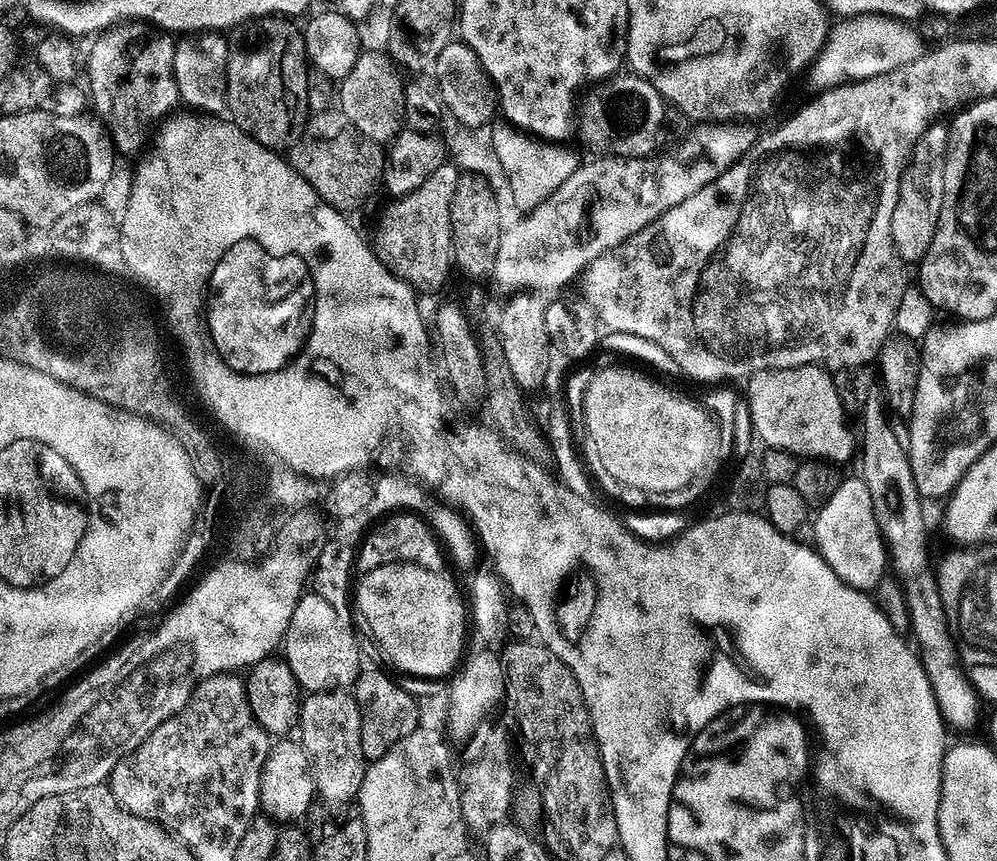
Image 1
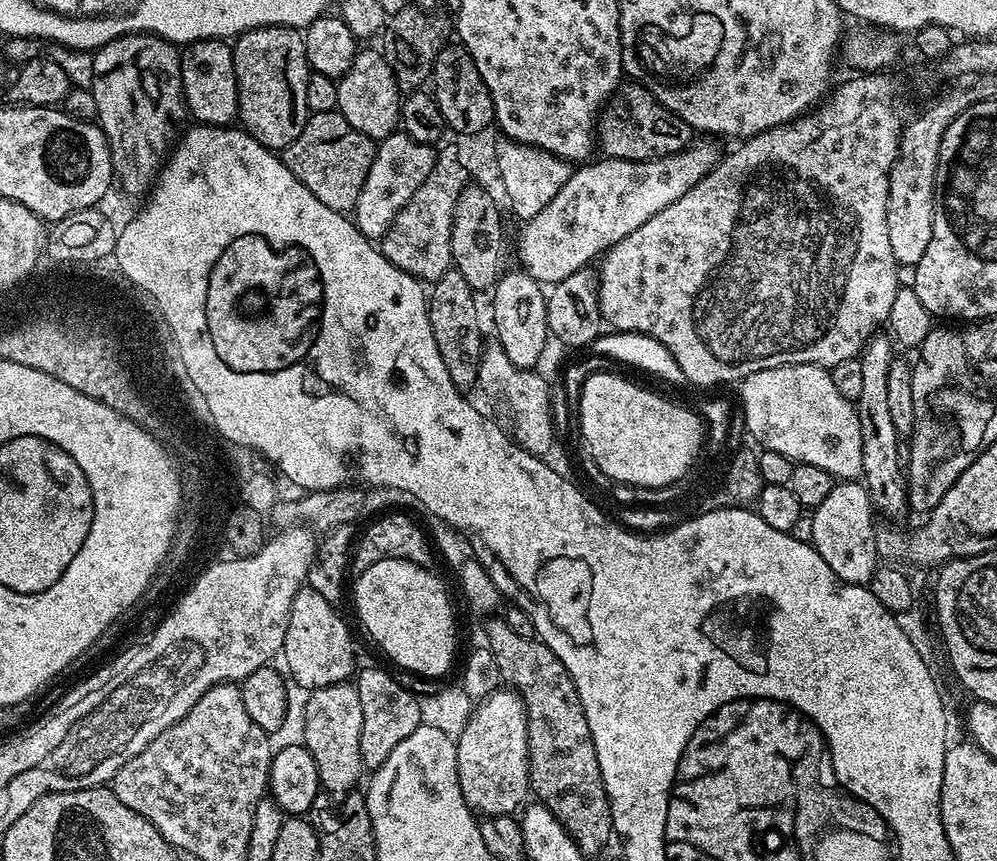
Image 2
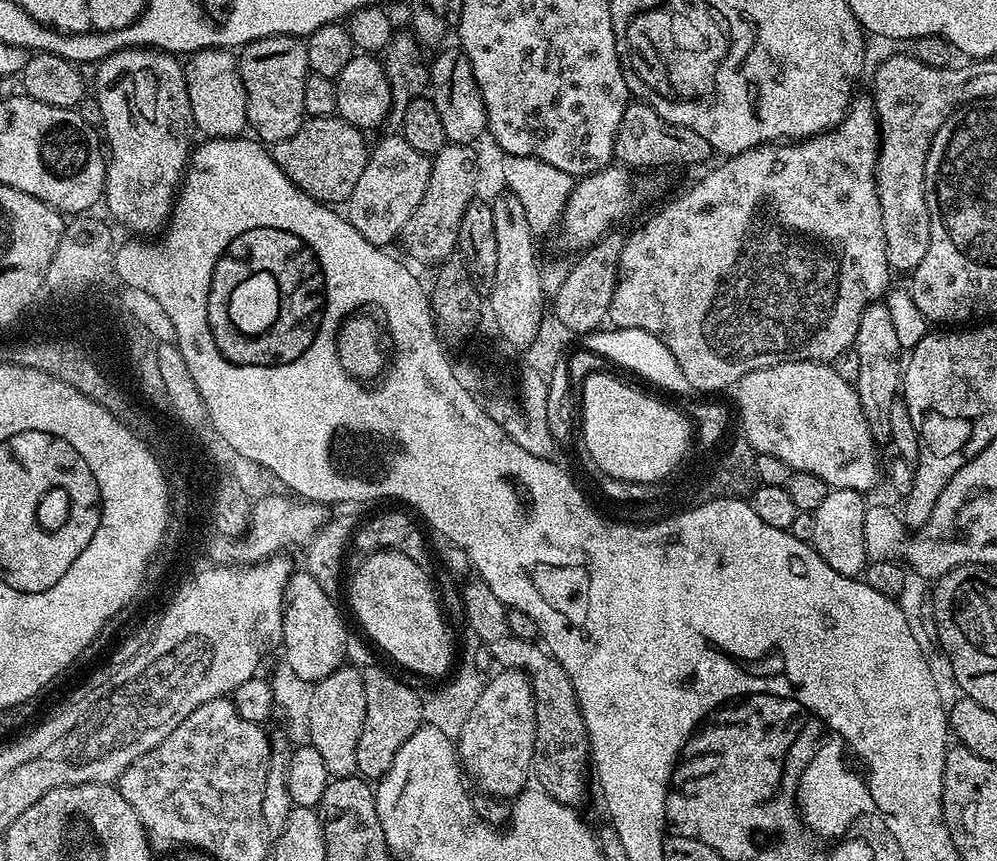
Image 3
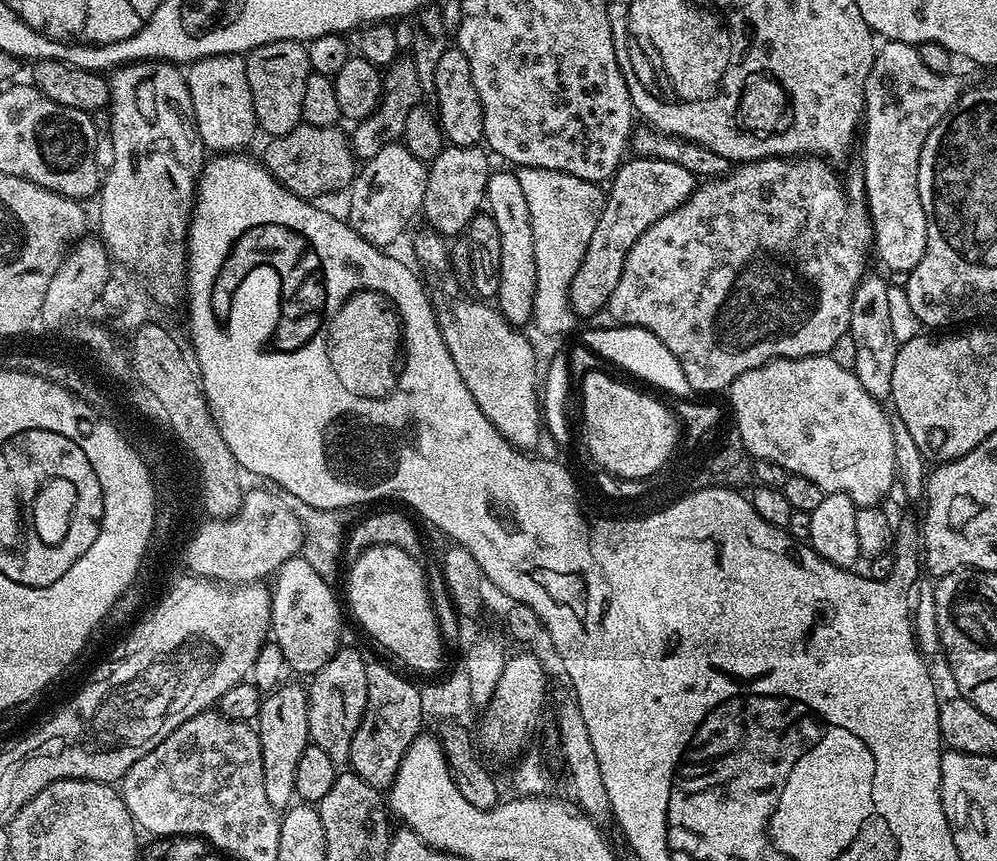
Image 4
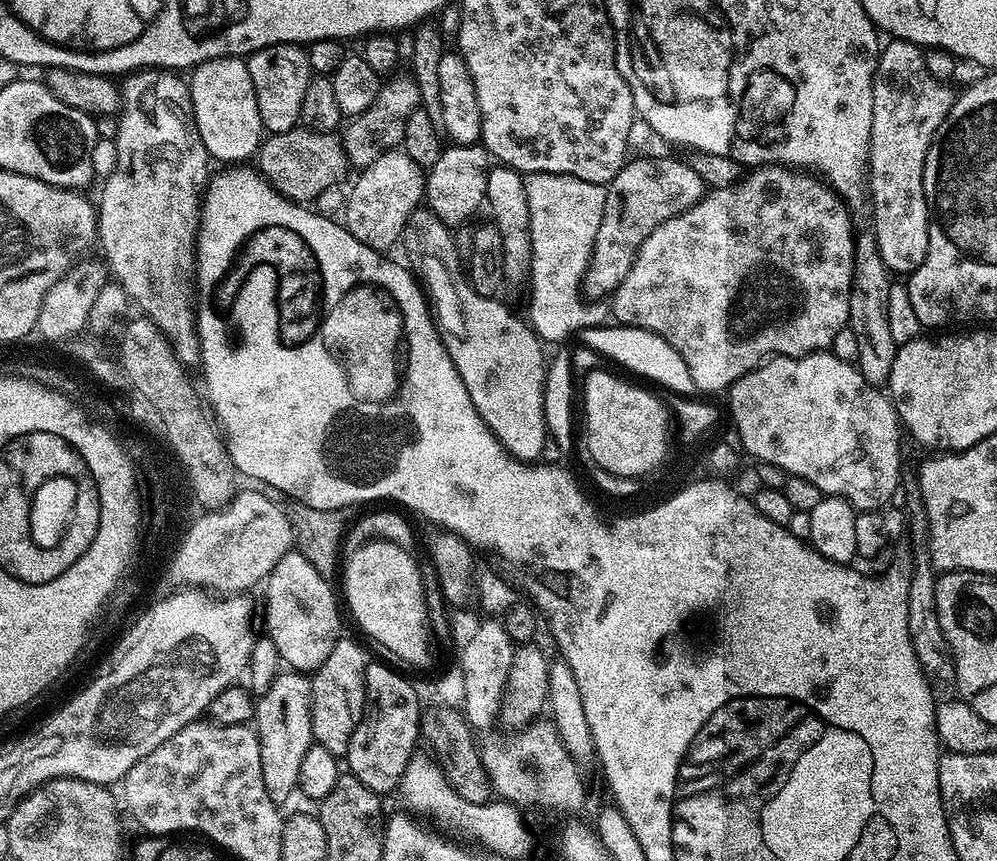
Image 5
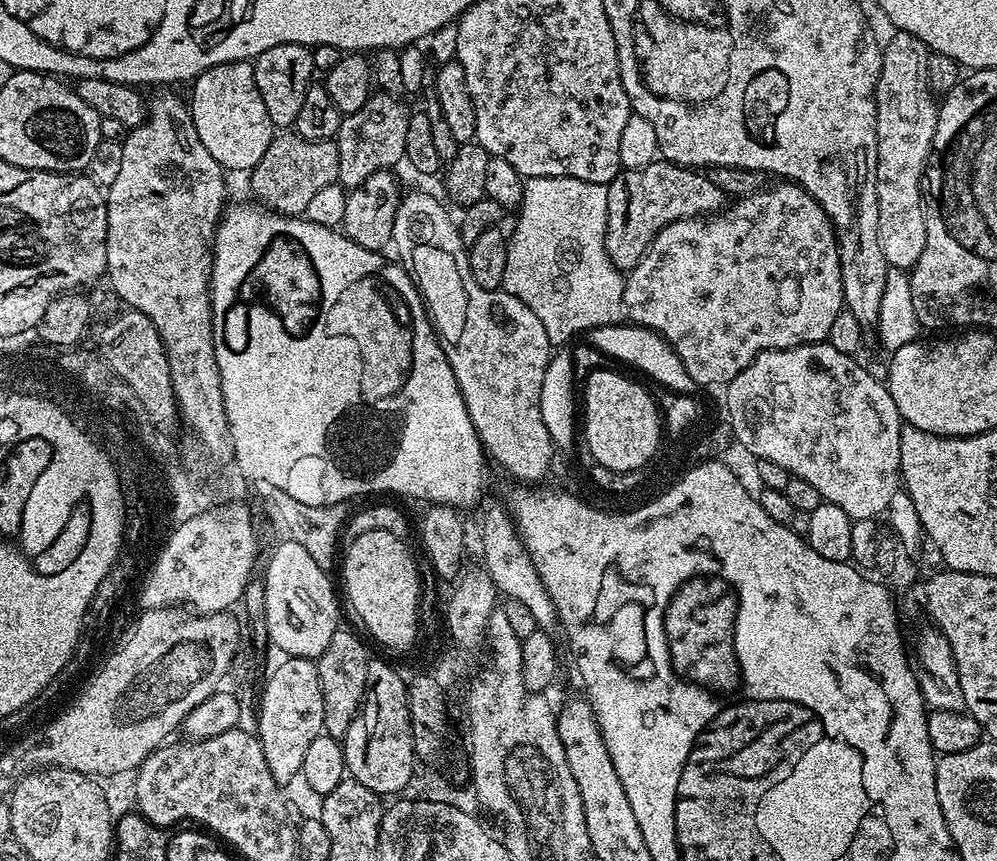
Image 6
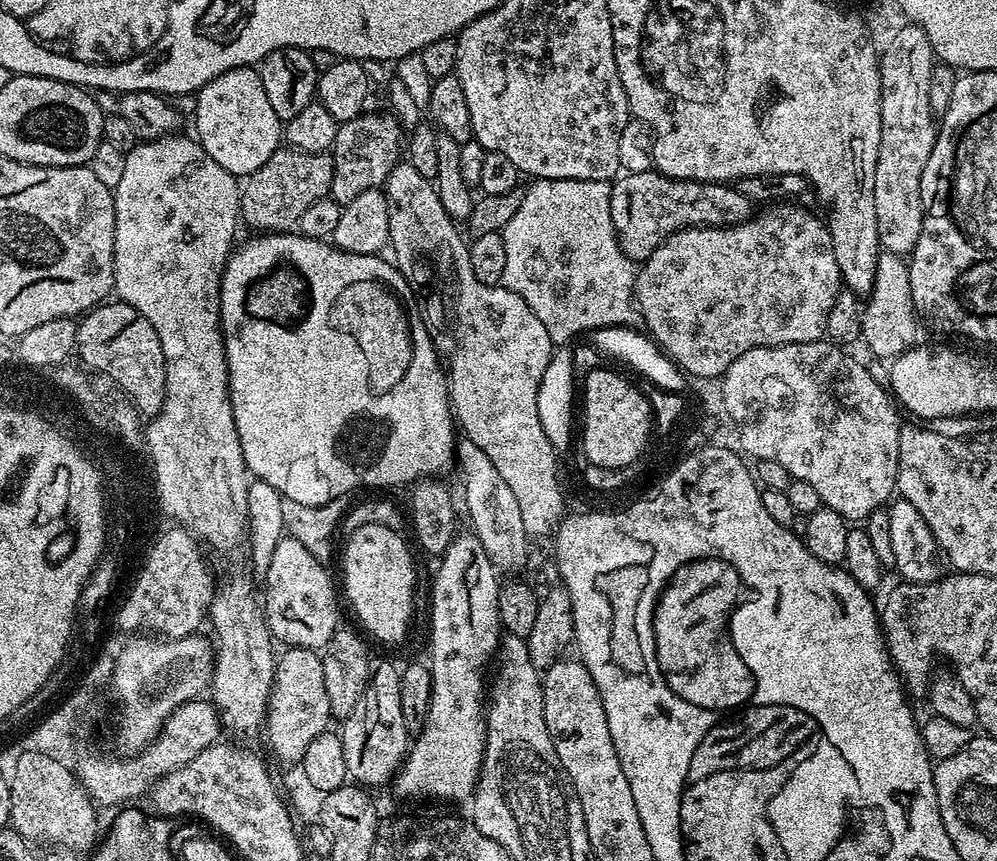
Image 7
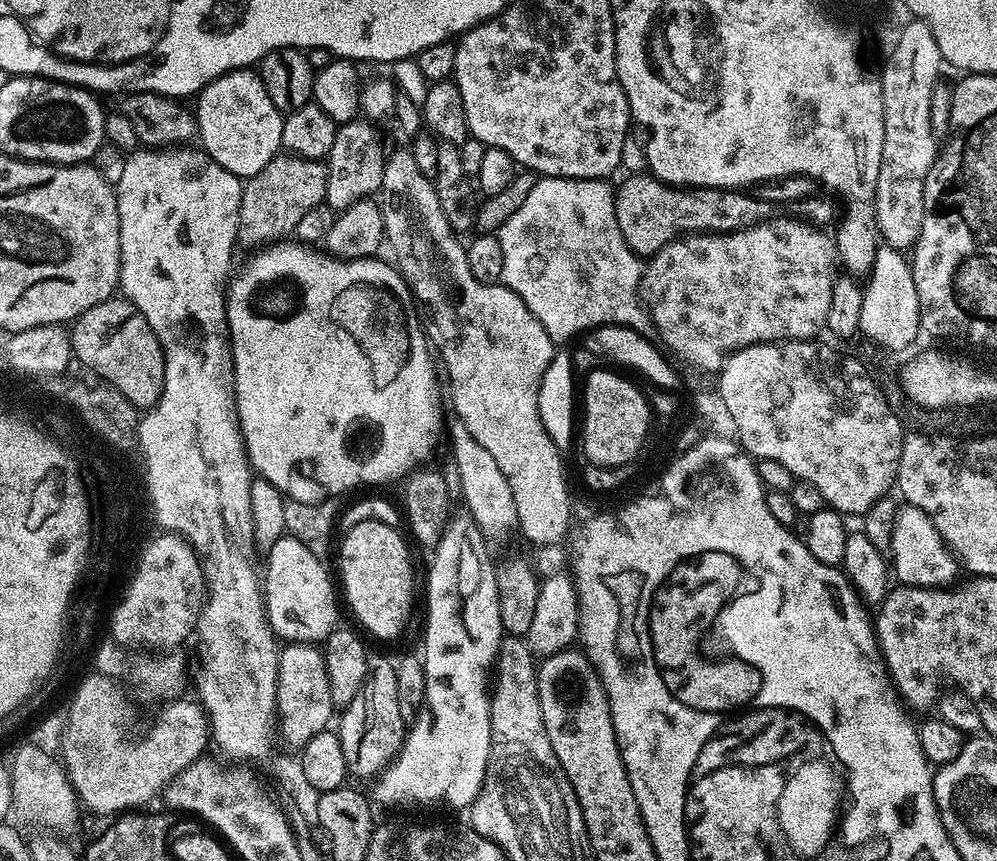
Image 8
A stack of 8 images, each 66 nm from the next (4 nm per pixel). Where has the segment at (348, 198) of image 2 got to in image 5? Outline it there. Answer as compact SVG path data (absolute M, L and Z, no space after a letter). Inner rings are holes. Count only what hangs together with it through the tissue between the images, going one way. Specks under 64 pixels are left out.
M303 126L271 133L260 145L259 160L258 171L268 185L288 200L305 206L311 205L311 200L318 199L350 172L344 141L336 132L311 132Z

